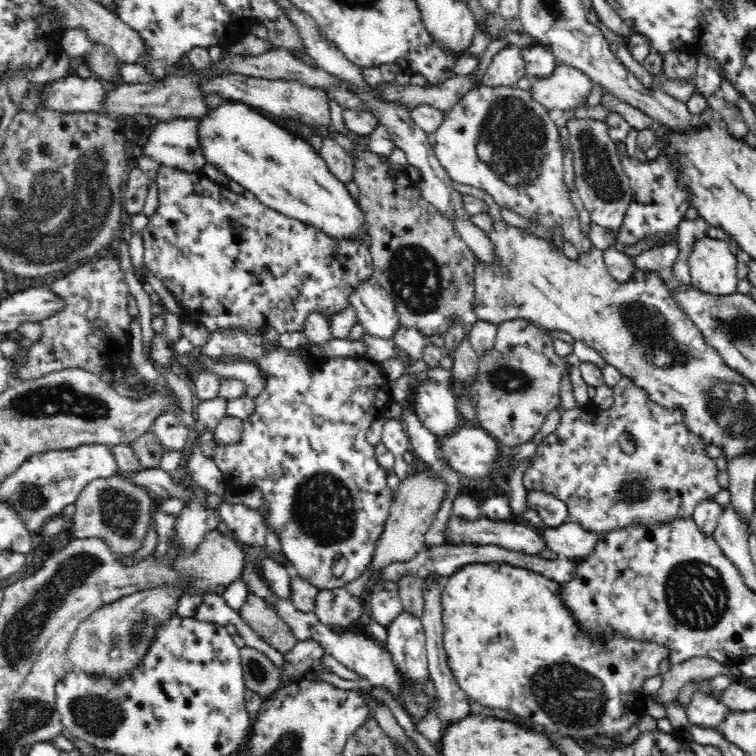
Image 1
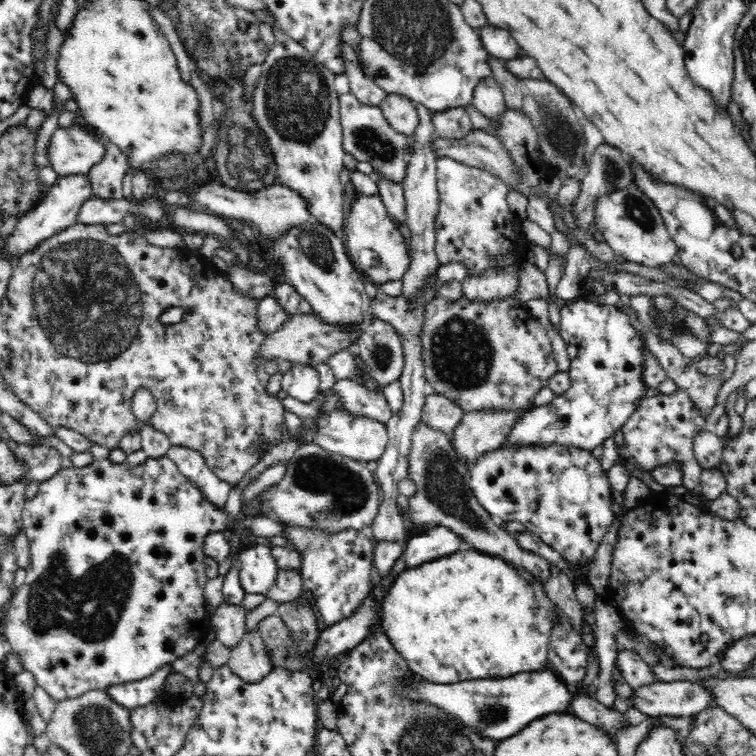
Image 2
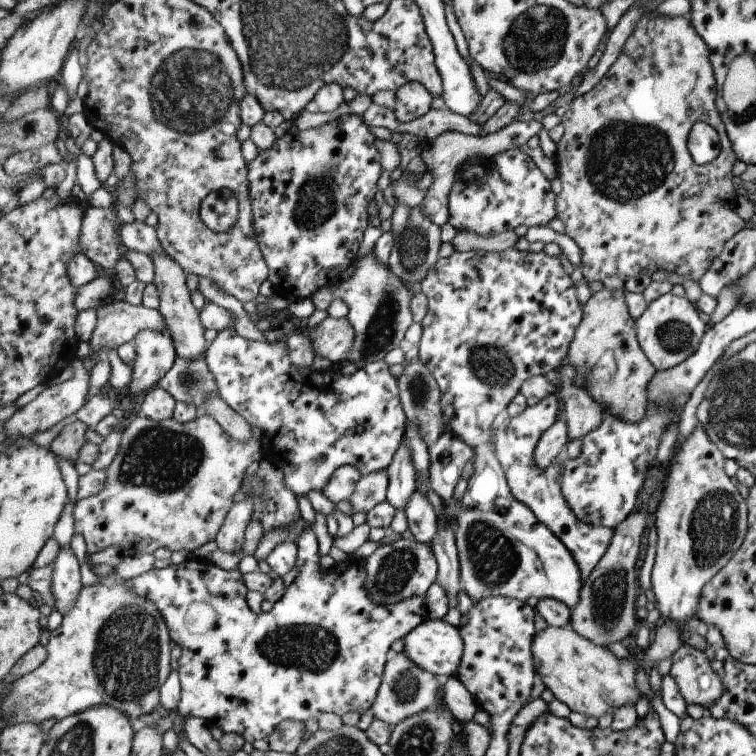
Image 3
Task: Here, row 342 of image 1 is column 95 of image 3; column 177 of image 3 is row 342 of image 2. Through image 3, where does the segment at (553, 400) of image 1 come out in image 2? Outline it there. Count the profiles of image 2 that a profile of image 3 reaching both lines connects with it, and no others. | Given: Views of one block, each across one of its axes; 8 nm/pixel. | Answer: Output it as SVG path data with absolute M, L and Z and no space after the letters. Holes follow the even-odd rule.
M434 296L425 305L422 314L420 346L428 384L436 394L454 401L464 413L481 410L526 411L534 406L534 396L546 388L549 378L559 371L546 328L512 296L489 303L470 302L464 297L450 302L442 296Z

